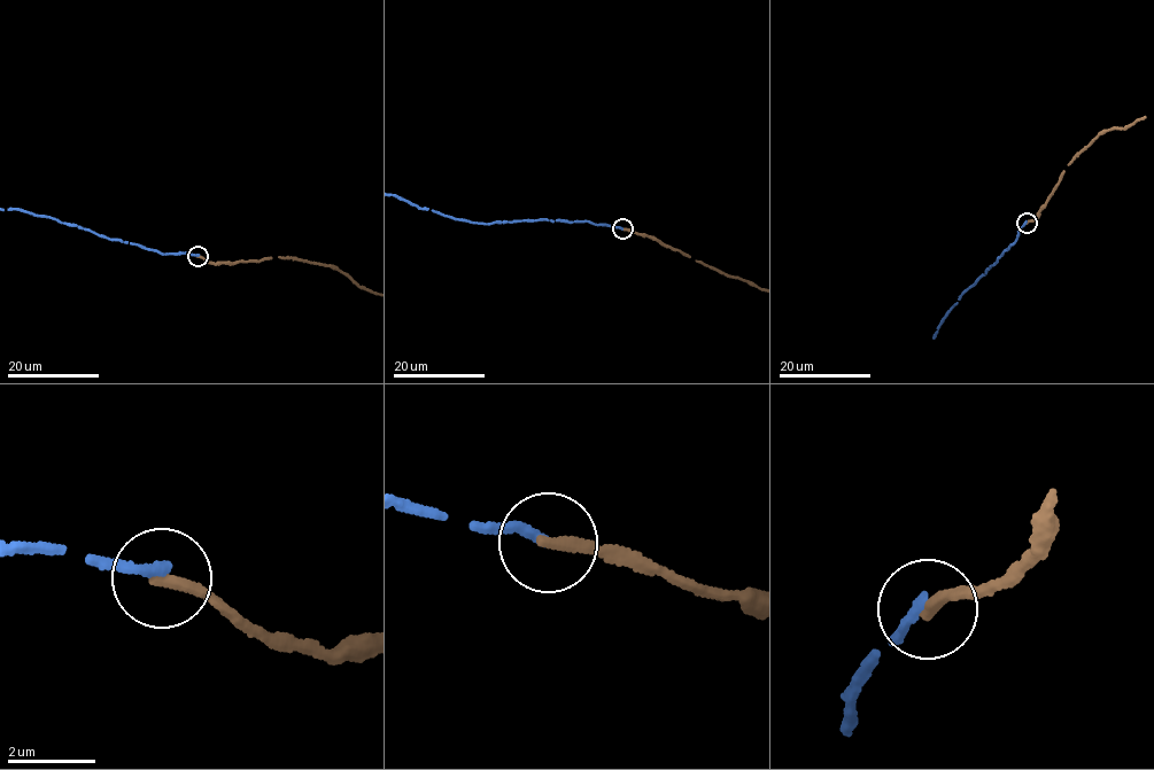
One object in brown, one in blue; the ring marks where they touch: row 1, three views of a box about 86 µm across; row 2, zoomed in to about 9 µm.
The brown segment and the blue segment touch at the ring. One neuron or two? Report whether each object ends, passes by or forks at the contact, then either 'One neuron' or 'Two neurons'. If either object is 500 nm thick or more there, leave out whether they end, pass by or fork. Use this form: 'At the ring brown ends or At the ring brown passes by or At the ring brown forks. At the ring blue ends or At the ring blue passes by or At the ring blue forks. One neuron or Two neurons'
At the ring brown ends. At the ring blue ends. Two neurons

